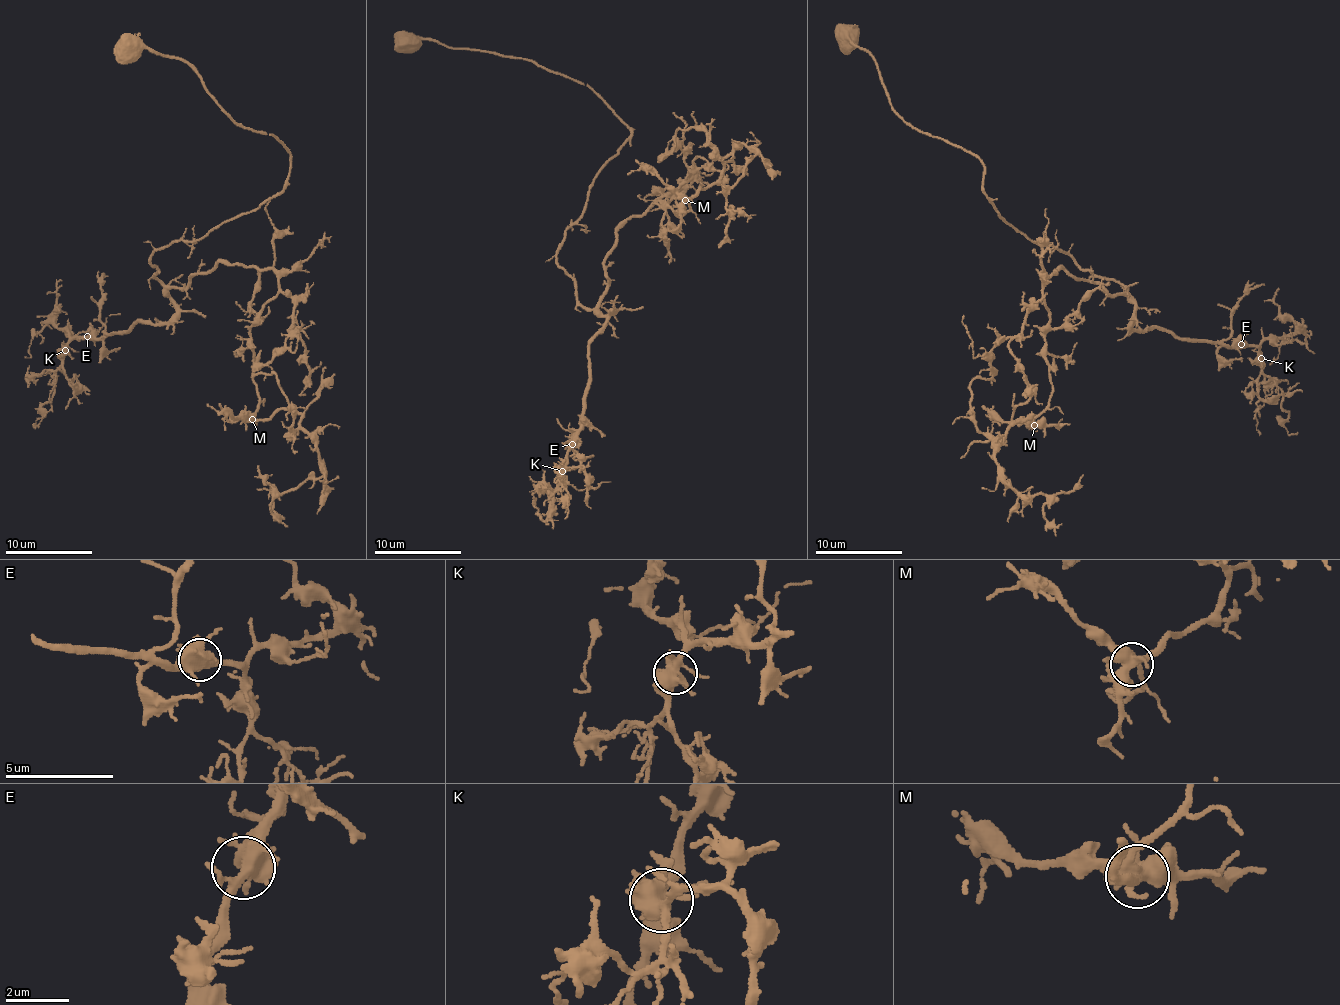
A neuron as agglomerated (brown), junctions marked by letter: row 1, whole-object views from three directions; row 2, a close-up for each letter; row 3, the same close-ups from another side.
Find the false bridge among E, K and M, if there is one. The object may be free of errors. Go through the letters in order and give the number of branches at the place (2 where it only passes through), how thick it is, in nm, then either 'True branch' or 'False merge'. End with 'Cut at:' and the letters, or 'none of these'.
E: Branches: 7. Thickness 440 nm. True branch
K: Branches: 7. Thickness 440 nm. True branch
M: Branches: 7. Thickness 480 nm. False merge
Cut at: M

